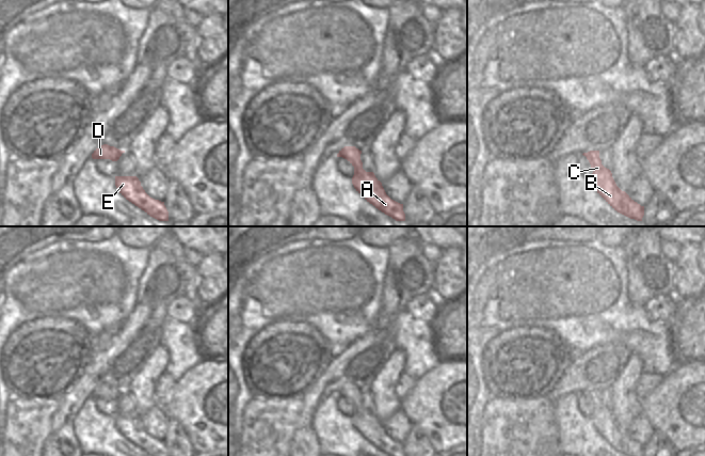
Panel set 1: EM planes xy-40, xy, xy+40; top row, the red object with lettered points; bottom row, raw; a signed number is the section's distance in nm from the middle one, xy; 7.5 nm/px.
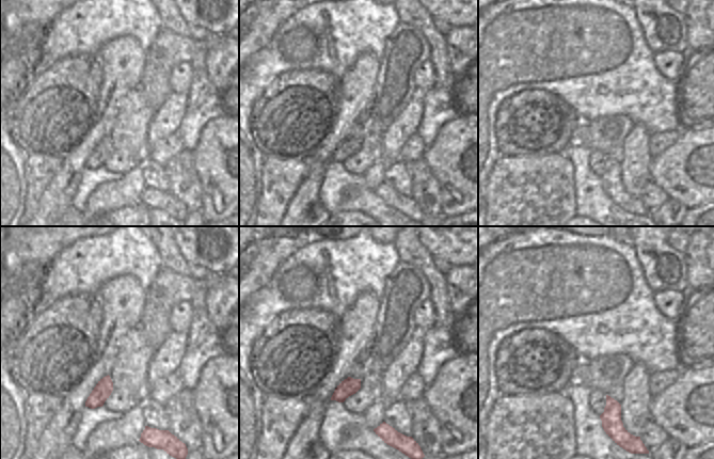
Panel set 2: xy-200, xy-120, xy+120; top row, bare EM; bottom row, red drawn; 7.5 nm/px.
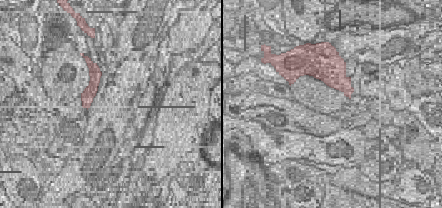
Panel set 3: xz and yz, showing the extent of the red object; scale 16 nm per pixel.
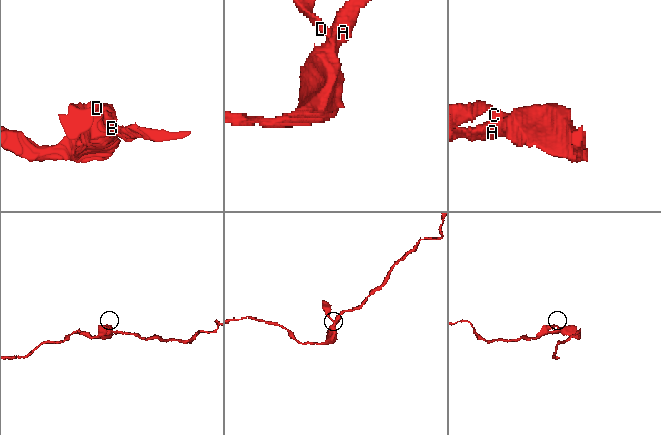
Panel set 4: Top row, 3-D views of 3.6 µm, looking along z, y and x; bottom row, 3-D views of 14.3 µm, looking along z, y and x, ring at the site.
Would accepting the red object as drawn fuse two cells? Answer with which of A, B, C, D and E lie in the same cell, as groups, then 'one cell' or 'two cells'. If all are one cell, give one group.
A B C D E | one cell

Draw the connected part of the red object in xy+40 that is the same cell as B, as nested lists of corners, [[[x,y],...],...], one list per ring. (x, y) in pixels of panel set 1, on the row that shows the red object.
[[[599,151],[583,153],[593,171],[591,182],[597,193],[618,213],[637,221],[642,221],[644,206],[635,202],[625,191],[615,184],[612,173],[602,164]]]

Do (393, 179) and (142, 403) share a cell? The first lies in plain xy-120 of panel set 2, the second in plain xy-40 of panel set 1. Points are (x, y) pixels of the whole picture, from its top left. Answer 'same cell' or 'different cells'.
different cells

